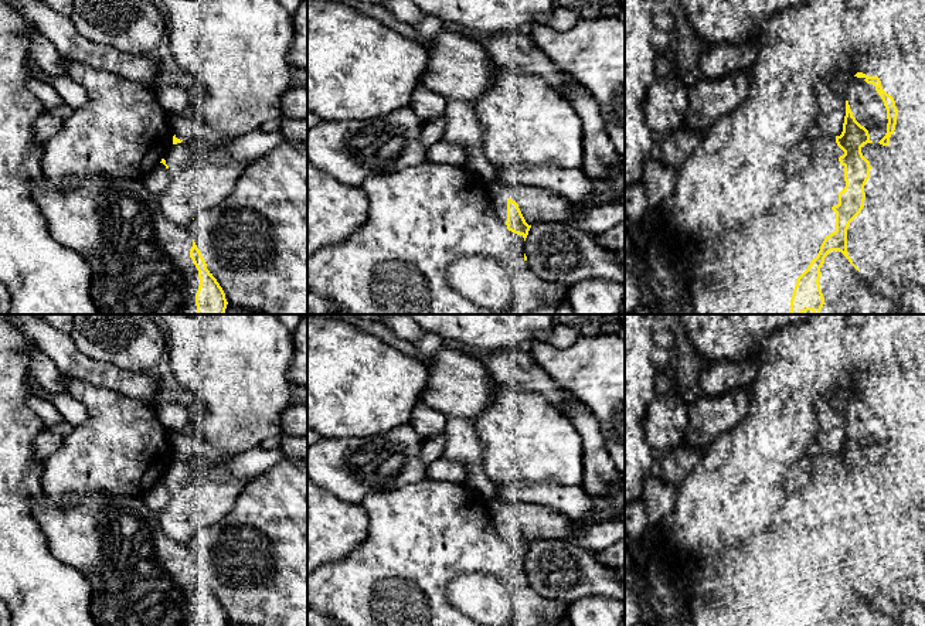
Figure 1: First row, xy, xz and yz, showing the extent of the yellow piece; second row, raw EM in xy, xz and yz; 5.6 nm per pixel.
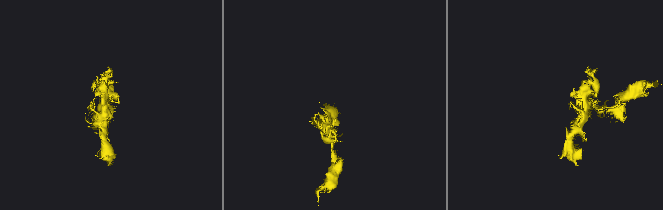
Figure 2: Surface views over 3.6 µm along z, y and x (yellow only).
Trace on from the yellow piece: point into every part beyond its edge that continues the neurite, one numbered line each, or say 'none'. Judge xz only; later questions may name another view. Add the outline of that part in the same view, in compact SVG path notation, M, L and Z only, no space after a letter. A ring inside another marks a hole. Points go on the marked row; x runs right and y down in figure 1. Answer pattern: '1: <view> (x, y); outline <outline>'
1: xz (537, 206); outline M490 181L489 195L490 207L500 221L507 221L507 200L511 198L531 227L540 222L558 222L571 207L569 201L557 193L524 184L507 186Z

